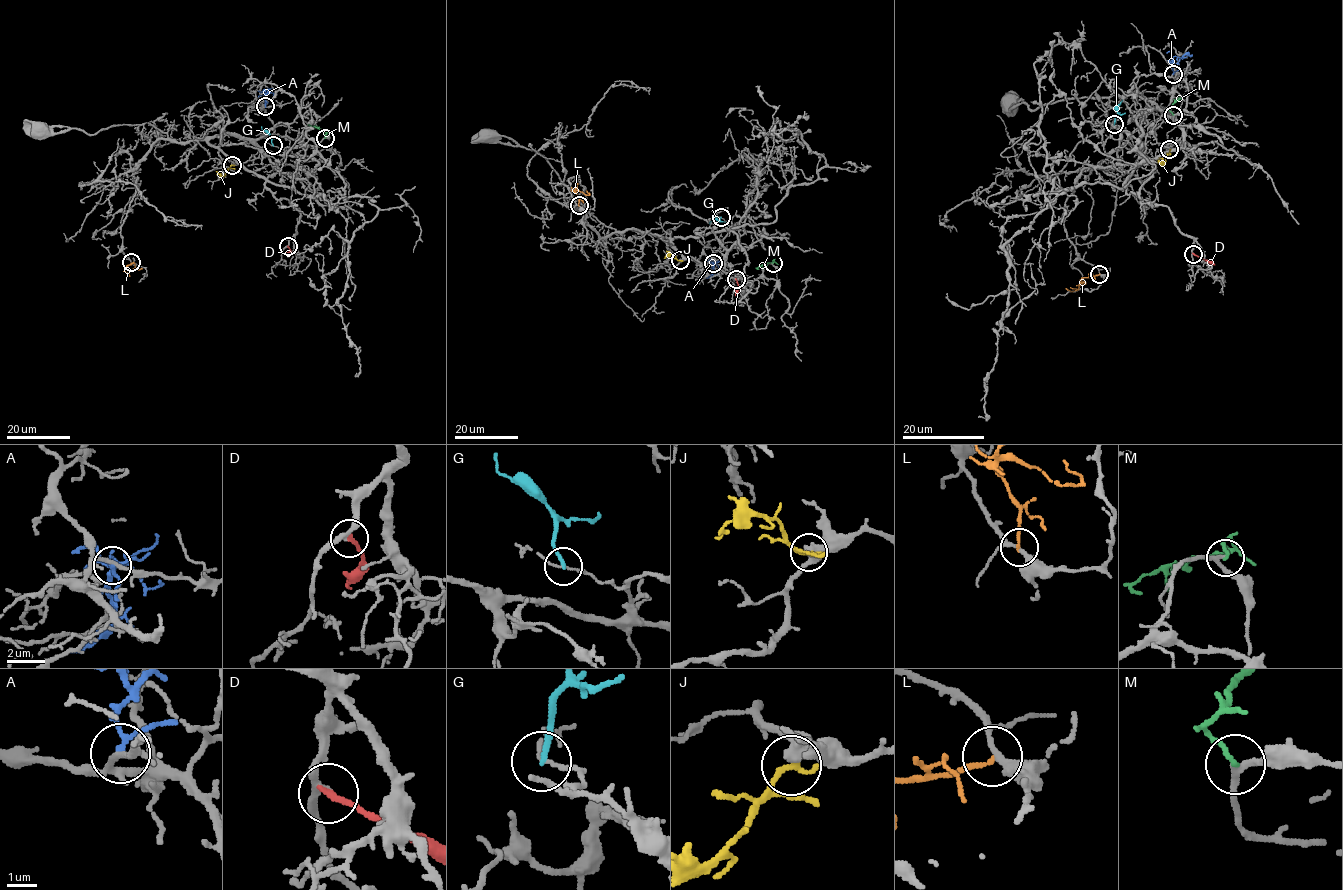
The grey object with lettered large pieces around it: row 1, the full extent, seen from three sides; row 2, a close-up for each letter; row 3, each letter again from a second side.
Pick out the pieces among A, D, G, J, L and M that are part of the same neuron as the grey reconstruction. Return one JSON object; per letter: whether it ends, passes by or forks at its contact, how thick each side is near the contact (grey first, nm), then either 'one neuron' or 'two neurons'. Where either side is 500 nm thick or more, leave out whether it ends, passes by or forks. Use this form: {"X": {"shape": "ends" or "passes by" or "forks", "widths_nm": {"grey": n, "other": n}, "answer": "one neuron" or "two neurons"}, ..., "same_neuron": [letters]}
{"A": {"shape": "passes by", "widths_nm": {"grey": 170, "other": 150}, "answer": "two neurons"}, "D": {"shape": "ends", "widths_nm": {"grey": 240, "other": 240}, "answer": "two neurons"}, "G": {"shape": "ends", "widths_nm": {"grey": 100, "other": 180}, "answer": "two neurons"}, "J": {"shape": "ends", "widths_nm": {"grey": 440, "other": 200}, "answer": "two neurons"}, "L": {"shape": "ends", "widths_nm": {"grey": 220, "other": 160}, "answer": "two neurons"}, "M": {"shape": "ends", "widths_nm": {"grey": 200, "other": 140}, "answer": "one neuron"}, "same_neuron": ["M"]}

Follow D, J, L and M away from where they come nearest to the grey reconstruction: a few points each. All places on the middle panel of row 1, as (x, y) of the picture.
D: (736, 279), (735, 296)
J: (680, 260), (671, 254), (664, 258)
L: (578, 205), (574, 192), (587, 194), (586, 190)
M: (772, 263), (761, 264), (759, 269)

